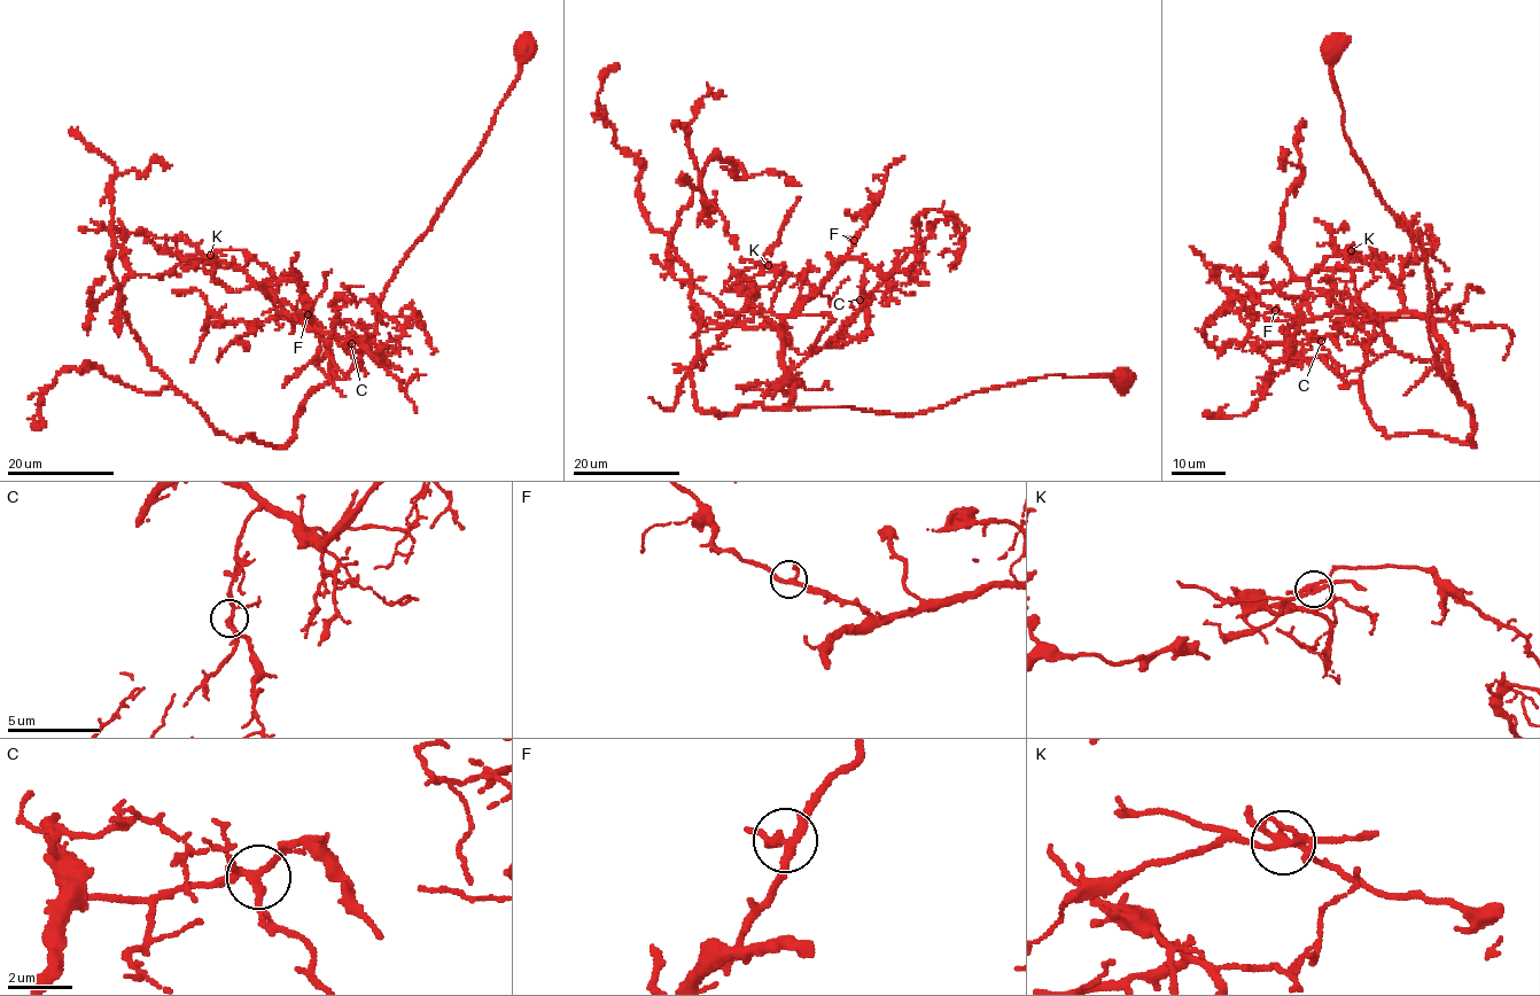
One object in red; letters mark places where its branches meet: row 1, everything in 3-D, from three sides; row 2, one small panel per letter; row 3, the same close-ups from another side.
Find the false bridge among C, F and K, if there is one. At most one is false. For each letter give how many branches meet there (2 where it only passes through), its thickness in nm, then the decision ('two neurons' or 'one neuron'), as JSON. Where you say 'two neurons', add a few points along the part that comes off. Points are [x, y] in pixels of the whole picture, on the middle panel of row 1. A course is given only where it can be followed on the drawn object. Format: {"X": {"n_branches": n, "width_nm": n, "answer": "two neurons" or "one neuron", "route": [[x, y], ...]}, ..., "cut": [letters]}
{"C": {"n_branches": 4, "width_nm": 220, "answer": "one neuron"}, "F": {"n_branches": 4, "width_nm": 240, "answer": "one neuron"}, "K": {"n_branches": 5, "width_nm": 240, "answer": "two neurons", "route": [[768, 265], [734, 272], [723, 286]]}, "cut": ["K"]}

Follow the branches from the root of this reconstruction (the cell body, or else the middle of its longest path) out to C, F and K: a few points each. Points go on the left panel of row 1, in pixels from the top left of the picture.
C: (526, 49), (480, 152), (397, 270), (373, 341), (344, 379), (317, 328), (273, 317), (297, 314), (351, 343)
F: (526, 49), (480, 152), (397, 270), (373, 341), (344, 379), (317, 328), (273, 317), (308, 325), (308, 314)
K: (526, 49), (344, 379), (317, 328), (273, 317), (272, 271), (240, 249), (210, 256)

